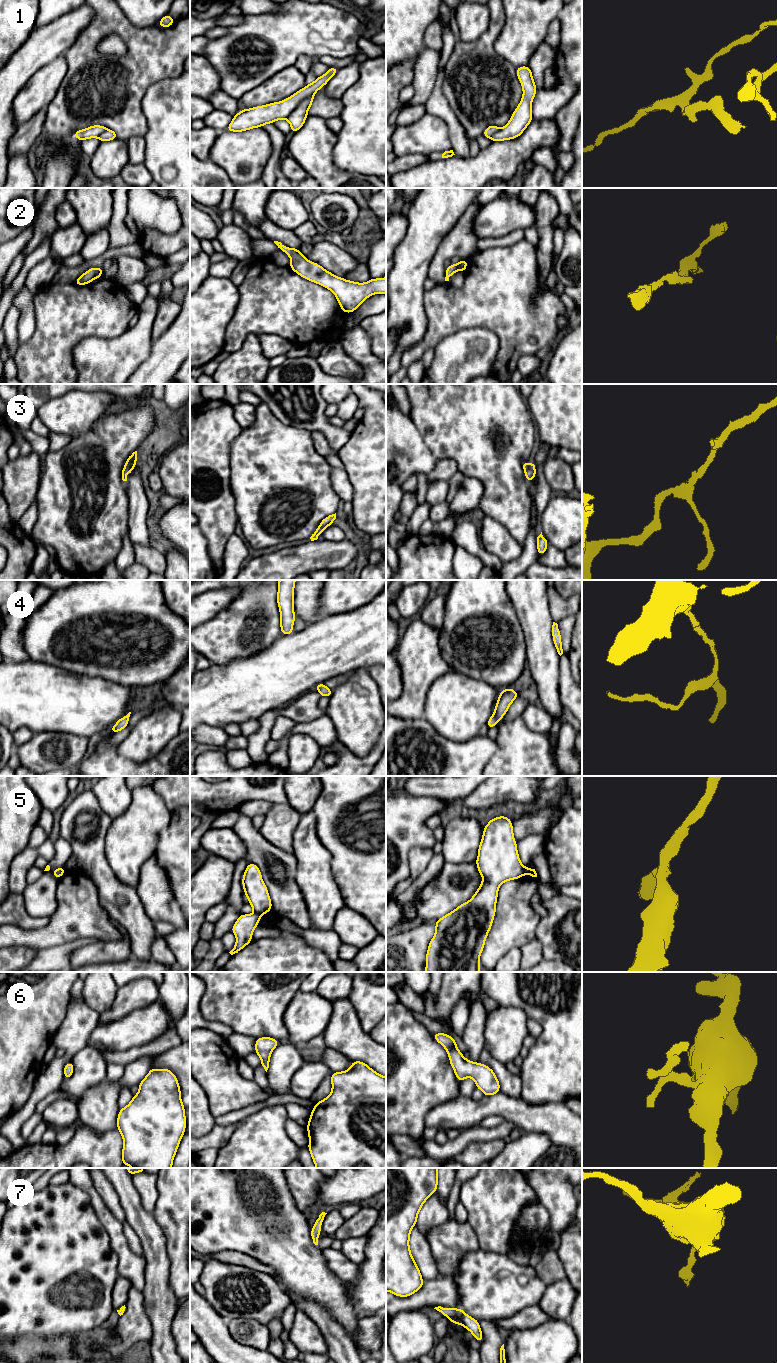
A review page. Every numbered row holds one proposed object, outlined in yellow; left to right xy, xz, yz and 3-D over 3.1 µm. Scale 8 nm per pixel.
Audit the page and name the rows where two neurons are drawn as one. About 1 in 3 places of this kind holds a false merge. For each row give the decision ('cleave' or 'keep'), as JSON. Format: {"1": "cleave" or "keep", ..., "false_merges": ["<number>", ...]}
{"1": "cleave", "2": "keep", "3": "keep", "4": "keep", "5": "cleave", "6": "keep", "7": "keep", "false_merges": ["1", "5"]}

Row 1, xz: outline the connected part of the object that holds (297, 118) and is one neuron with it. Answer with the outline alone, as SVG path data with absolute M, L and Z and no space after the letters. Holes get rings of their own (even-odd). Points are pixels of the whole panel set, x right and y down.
M314 94L303 99L288 116L287 120L291 126L291 132L295 133L302 128L306 121L308 110L312 106L313 99Z

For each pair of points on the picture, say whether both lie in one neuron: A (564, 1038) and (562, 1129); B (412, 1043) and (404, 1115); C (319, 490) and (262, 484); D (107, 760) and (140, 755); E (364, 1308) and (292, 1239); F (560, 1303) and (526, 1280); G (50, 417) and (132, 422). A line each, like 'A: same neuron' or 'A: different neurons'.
A: different neurons
B: same neuron
C: same neuron
D: different neurons
E: different neurons
F: different neurons
G: different neurons

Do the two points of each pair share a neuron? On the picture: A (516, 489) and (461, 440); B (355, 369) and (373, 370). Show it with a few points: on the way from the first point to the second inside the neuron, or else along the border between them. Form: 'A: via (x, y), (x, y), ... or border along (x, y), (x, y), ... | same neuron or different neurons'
A: via (502, 475), (475, 448) | same neuron
B: border along (346, 352), (361, 364), (365, 373) | different neurons

